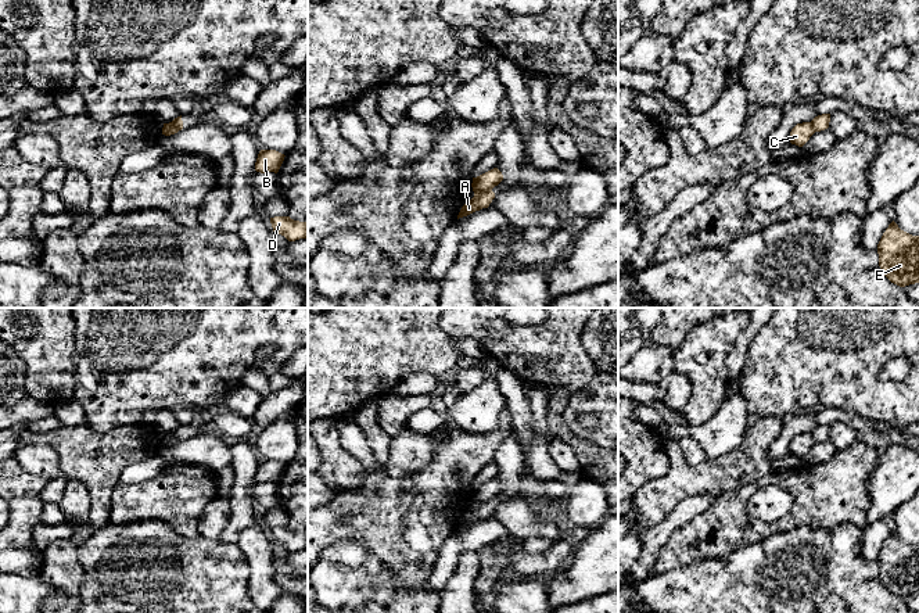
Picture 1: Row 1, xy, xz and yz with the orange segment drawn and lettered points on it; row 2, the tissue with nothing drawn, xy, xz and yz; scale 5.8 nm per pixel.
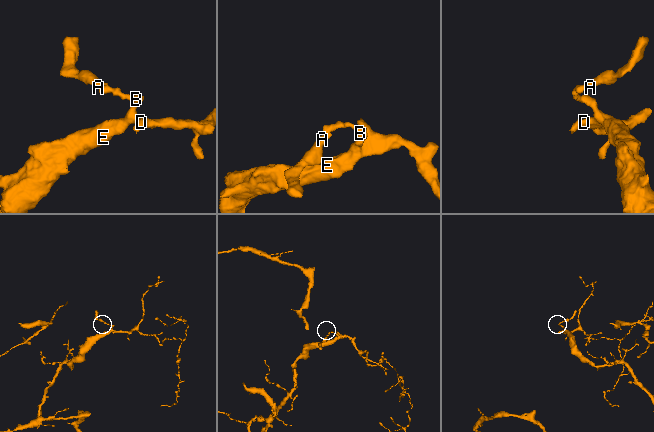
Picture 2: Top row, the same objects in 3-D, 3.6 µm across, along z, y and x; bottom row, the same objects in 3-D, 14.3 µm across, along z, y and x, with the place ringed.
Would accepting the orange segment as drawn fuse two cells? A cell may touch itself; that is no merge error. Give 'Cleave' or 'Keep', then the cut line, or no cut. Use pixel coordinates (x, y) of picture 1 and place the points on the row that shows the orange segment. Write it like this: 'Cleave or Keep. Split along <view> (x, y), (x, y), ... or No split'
Cleave. Split along xz (491, 189), (474, 196)

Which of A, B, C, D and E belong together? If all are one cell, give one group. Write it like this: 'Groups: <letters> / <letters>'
Groups: A / B C D E

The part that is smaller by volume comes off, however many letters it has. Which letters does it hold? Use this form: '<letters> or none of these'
A

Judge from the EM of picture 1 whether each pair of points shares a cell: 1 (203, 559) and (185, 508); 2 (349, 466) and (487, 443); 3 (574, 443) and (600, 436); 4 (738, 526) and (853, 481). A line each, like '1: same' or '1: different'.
1: different
2: different
3: different
4: same

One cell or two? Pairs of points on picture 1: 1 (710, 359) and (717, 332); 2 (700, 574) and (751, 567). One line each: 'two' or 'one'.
1: one
2: one

